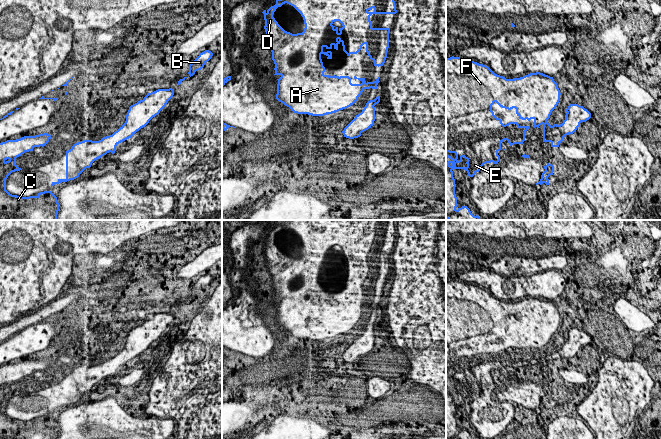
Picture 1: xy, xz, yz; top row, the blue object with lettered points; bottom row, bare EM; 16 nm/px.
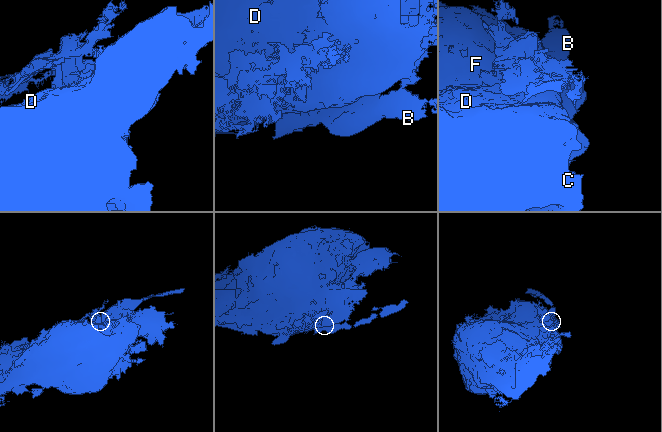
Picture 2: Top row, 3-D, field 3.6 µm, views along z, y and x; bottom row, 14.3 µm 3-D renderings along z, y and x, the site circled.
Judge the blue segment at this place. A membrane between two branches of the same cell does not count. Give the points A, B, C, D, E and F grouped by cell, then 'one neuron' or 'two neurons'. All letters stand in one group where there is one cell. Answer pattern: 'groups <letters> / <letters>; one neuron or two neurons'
groups A C D E F / B; two neurons

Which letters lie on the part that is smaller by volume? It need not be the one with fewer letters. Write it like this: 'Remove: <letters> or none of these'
Remove: B

